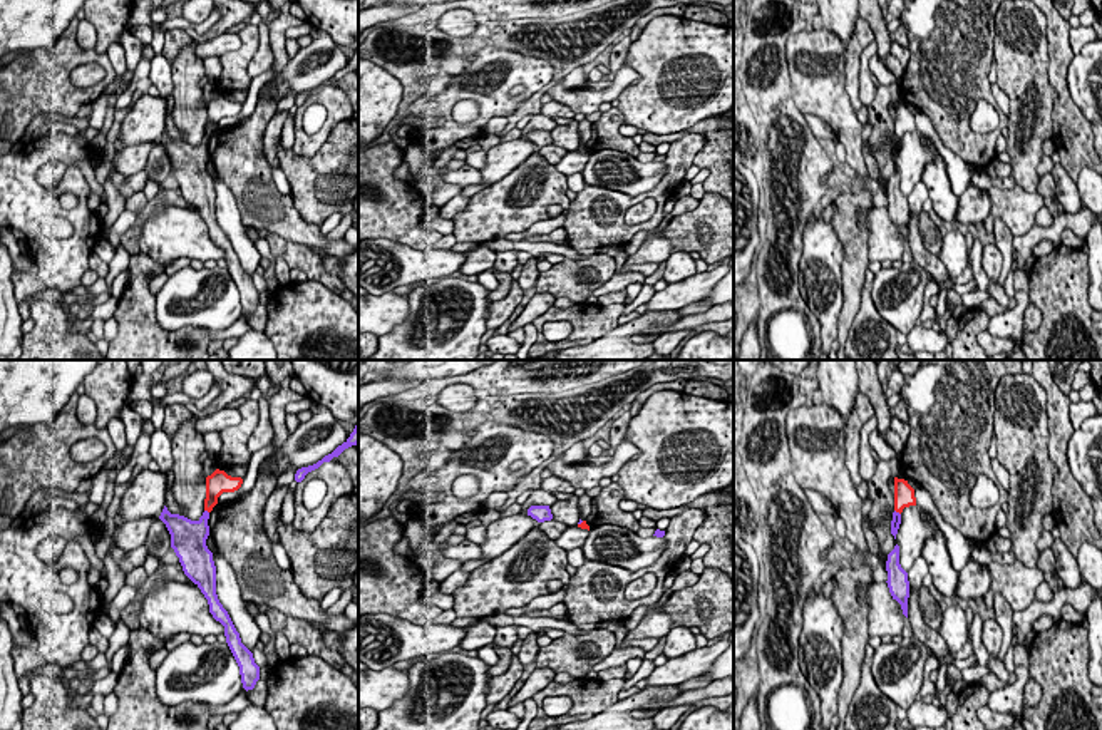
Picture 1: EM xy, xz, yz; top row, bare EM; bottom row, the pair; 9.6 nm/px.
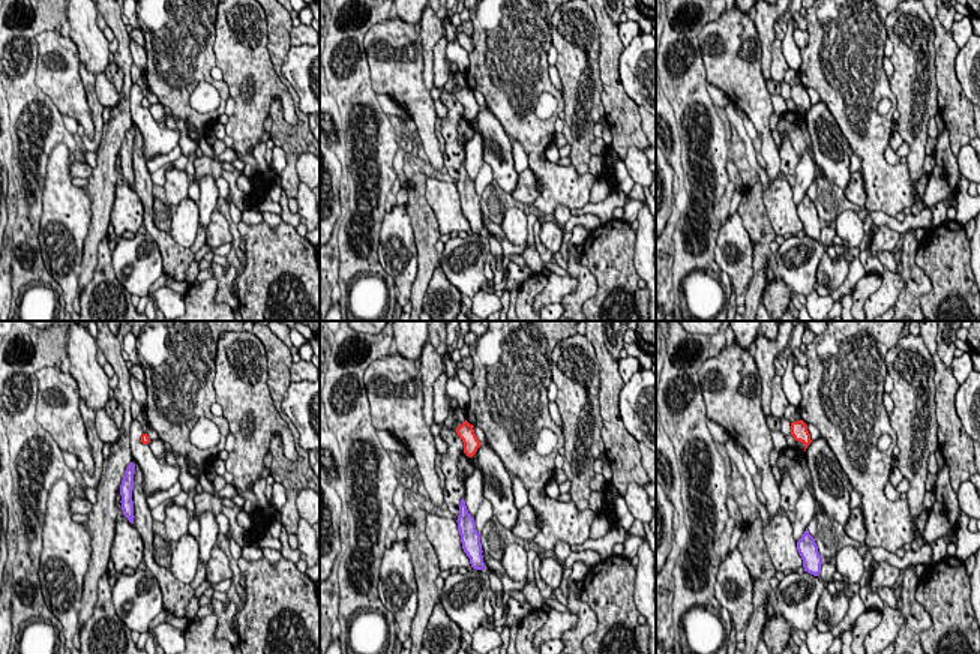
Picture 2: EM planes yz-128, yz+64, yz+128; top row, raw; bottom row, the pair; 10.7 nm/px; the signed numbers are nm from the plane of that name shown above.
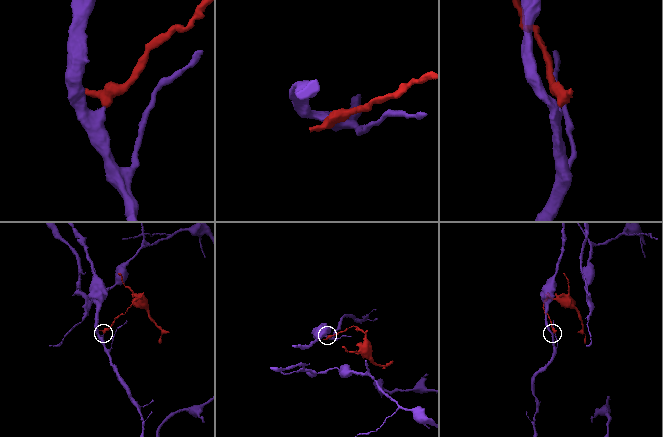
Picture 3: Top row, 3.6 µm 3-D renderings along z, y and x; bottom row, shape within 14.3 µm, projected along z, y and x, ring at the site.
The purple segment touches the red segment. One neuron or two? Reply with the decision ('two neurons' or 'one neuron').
two neurons

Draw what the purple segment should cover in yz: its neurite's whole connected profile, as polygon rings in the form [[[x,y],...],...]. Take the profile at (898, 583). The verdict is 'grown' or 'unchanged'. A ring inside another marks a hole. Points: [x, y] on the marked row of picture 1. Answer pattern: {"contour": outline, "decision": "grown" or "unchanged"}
{"contour": [[[899,546],[888,554],[886,561],[888,571],[888,588],[893,596],[901,604],[903,614],[908,618],[908,598],[909,598],[909,581],[908,573],[899,564]]], "decision": "unchanged"}

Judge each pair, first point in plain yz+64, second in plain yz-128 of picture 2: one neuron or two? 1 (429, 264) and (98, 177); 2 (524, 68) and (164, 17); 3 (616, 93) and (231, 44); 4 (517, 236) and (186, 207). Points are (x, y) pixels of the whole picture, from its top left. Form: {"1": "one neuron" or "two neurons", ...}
{"1": "one neuron", "2": "one neuron", "3": "two neurons", "4": "one neuron"}

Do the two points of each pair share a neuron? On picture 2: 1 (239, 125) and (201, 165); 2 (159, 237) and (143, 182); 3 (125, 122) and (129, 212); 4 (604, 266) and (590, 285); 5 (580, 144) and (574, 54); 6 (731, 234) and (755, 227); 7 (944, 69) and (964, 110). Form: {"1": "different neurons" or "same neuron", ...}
{"1": "different neurons", "2": "same neuron", "3": "different neurons", "4": "different neurons", "5": "same neuron", "6": "different neurons", "7": "same neuron"}

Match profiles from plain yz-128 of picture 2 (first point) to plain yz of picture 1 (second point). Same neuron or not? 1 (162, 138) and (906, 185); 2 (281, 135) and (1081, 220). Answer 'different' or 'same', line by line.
1: same
2: different

